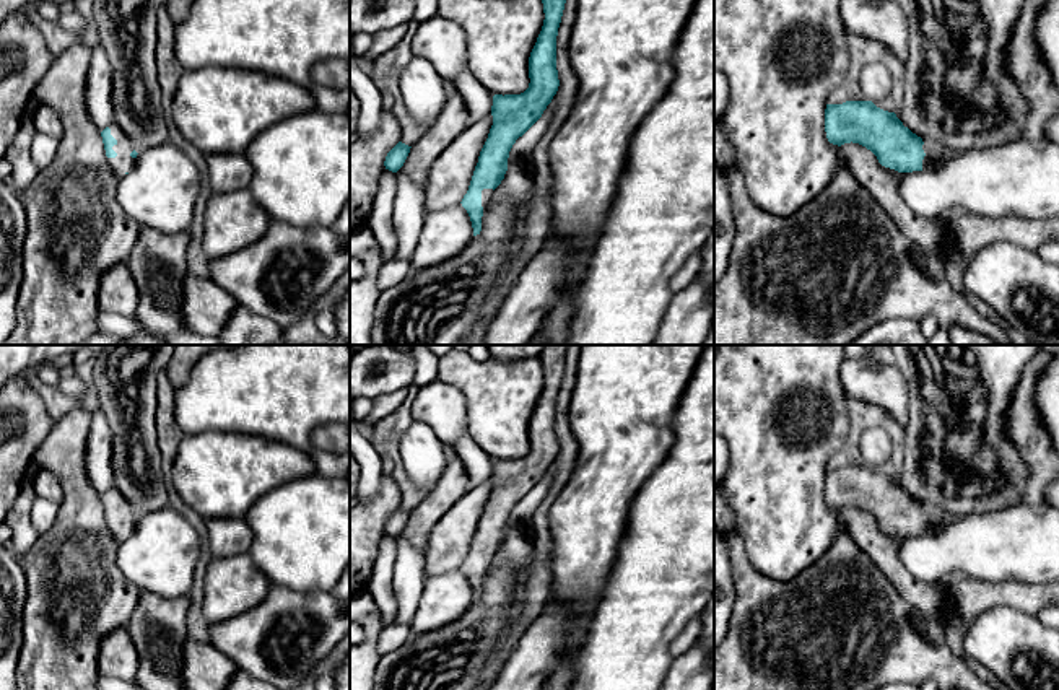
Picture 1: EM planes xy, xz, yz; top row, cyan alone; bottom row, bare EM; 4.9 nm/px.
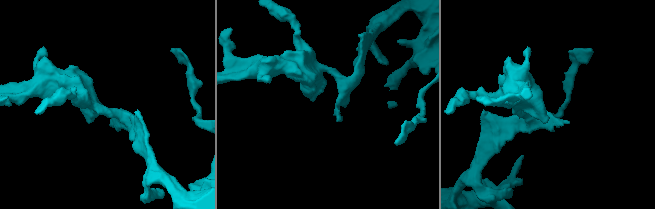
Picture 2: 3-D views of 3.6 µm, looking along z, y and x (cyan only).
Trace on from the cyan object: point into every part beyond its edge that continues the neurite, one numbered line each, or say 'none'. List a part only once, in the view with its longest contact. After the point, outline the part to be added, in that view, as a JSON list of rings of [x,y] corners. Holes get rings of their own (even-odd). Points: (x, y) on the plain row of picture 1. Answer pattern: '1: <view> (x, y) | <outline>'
1: xy (122, 528) | [[[112,487],[109,493],[111,500],[117,504],[117,508],[112,511],[117,521],[107,522],[107,526],[117,544],[122,544],[133,532],[135,522],[130,521],[133,511],[129,501],[120,495],[120,491],[115,487]]]

